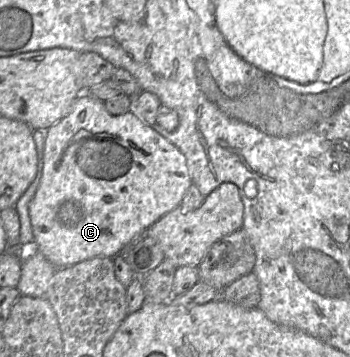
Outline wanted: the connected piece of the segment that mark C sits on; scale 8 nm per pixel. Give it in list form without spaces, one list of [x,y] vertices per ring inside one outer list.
[[[82,92],[70,112],[47,129],[42,176],[29,205],[34,247],[57,269],[94,257],[113,259],[161,217],[176,209],[192,184],[184,155],[131,111],[111,115],[104,102]]]

